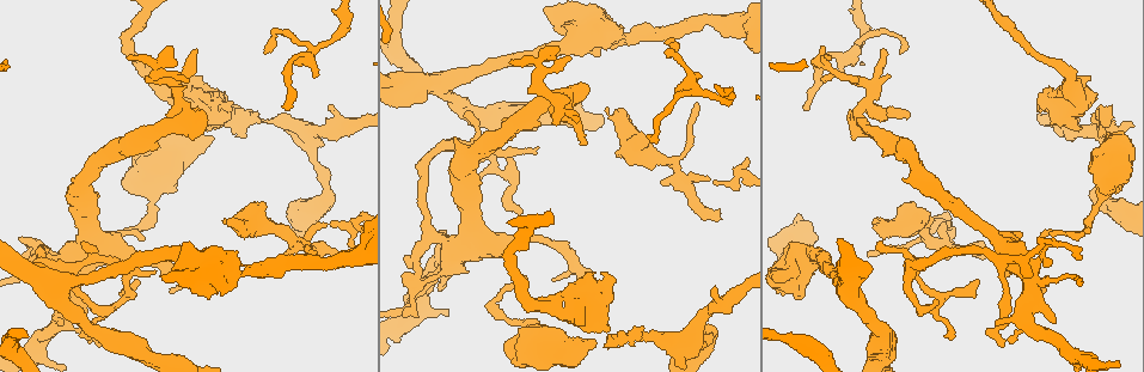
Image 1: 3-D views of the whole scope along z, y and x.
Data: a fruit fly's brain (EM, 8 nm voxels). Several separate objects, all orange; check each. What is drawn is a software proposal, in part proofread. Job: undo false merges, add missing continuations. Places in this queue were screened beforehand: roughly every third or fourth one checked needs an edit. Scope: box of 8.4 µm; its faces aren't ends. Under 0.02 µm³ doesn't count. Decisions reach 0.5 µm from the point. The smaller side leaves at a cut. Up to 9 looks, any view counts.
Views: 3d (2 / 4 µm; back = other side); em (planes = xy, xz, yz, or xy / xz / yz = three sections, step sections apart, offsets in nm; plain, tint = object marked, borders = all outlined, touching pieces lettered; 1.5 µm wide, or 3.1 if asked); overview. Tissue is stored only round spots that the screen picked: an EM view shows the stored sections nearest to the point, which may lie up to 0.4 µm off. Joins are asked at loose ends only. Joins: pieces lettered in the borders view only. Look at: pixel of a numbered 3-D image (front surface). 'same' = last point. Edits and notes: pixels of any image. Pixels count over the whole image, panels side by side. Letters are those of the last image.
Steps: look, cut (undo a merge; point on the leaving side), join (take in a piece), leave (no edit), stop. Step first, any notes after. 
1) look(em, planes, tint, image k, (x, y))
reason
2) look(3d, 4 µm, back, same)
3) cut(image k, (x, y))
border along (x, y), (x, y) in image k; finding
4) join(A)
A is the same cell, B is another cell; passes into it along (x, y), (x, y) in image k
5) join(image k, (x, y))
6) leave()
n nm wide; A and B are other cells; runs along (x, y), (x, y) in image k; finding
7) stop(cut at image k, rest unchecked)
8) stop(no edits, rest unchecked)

look(em, xy, step 4, tint, image 1, (949, 257))
free end

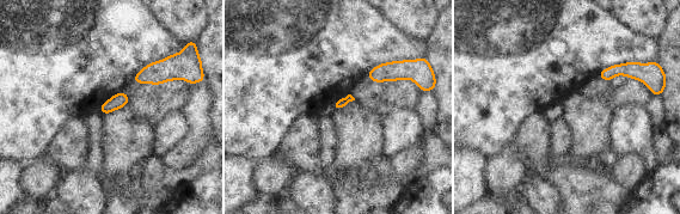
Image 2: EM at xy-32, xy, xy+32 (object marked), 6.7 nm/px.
look(em, planes, borders, same)

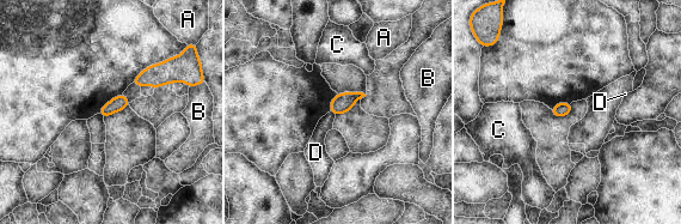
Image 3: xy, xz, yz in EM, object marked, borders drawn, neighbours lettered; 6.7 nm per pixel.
leave()
A, B, C and D are other cells; none of them fits

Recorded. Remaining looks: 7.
look(em, planes, borders, image 1, (140, 281))
an open end

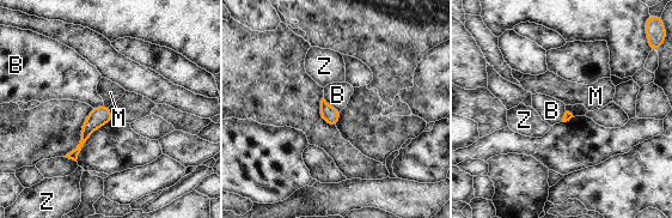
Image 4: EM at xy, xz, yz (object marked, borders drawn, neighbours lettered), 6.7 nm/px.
leave()
B, M and Z are other cells; border along (323, 97), (340, 111) in image 4; none of them fits

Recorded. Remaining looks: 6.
look(em, yz, step 8, borders, image 1, (82, 240))
free end

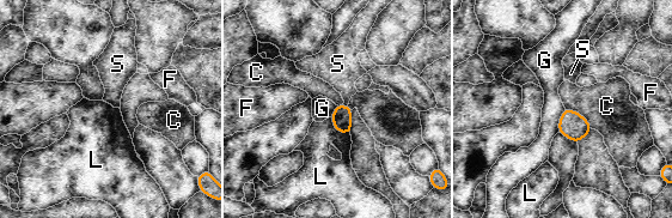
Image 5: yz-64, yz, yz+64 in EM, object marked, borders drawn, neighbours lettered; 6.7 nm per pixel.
leave()
C, F, G, L and S are other cells; border along (342, 104), (347, 107) in image 5; none of them fits

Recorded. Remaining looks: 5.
look(3d, 2 µm, image 1, (807, 108))
tapers out

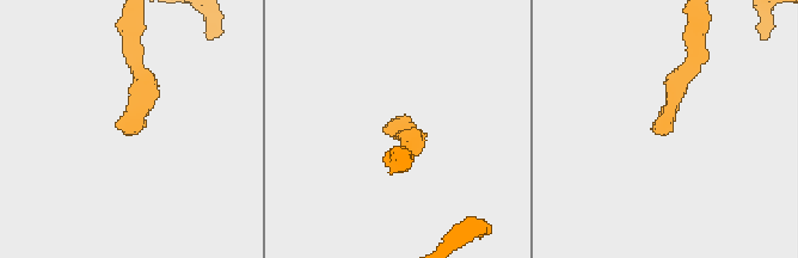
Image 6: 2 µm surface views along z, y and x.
look(em, planes, borders, image 6, (383, 131))

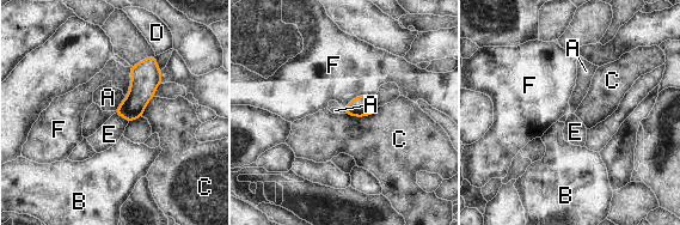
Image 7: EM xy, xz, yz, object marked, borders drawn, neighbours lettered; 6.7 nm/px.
leave()
140 nm wide; A, B, C, D, E and F are other cells; border along (379, 107), (371, 115), (344, 114) in image 7; no lettered piece goes on from it

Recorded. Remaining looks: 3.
stop(no edits, rest unchecked)

